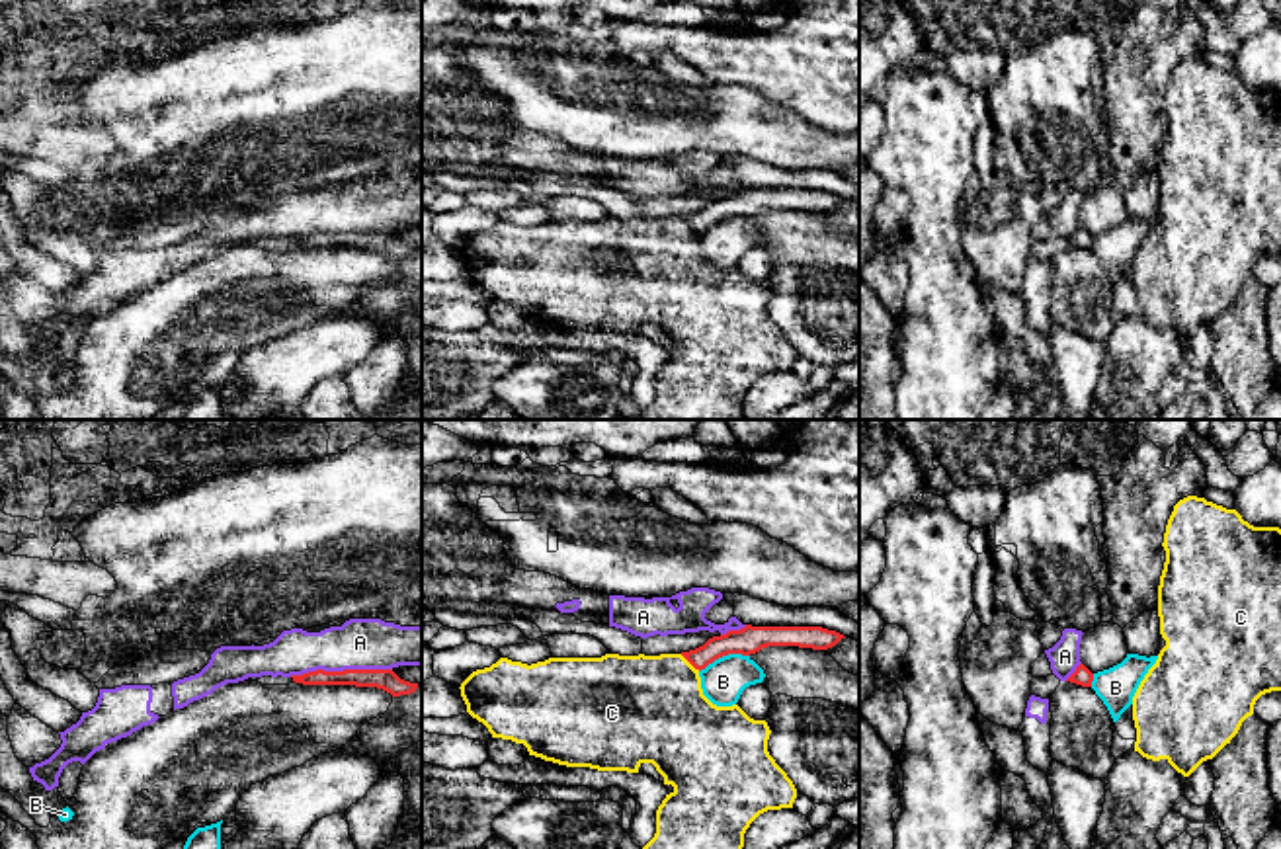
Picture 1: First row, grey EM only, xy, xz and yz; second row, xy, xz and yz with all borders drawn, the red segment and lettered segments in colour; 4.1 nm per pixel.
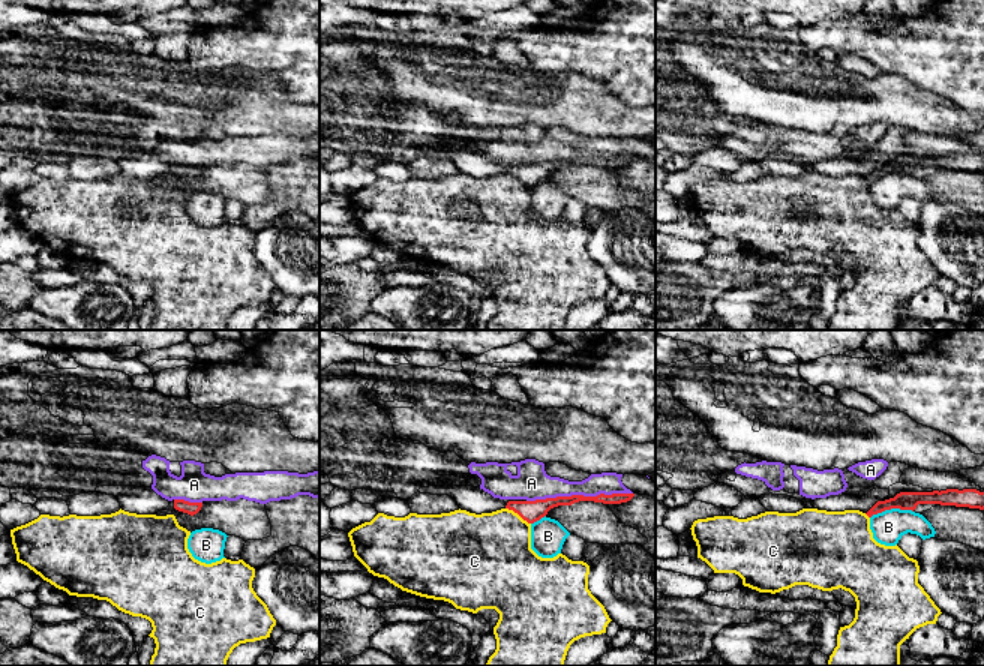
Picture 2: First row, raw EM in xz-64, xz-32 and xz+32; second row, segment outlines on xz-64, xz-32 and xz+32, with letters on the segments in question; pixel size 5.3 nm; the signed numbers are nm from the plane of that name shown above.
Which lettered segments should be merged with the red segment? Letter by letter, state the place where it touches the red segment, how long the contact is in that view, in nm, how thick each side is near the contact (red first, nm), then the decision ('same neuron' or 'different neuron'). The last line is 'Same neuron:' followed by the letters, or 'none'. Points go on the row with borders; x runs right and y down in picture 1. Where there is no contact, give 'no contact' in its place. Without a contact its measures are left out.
A: meets red in xy at (340, 672); contact 420 nm long; 90 nm thick on the red side, 200 nm on the other; different neuron
B: meets red in xz at (723, 654); contact 220 nm long; 120 nm thick on the red side, 180 nm on the other; different neuron
C: meets red in xz at (690, 662); contact 110 nm long; 120 nm thick on the red side, 440 nm on the other; different neuron
Same neuron: none

